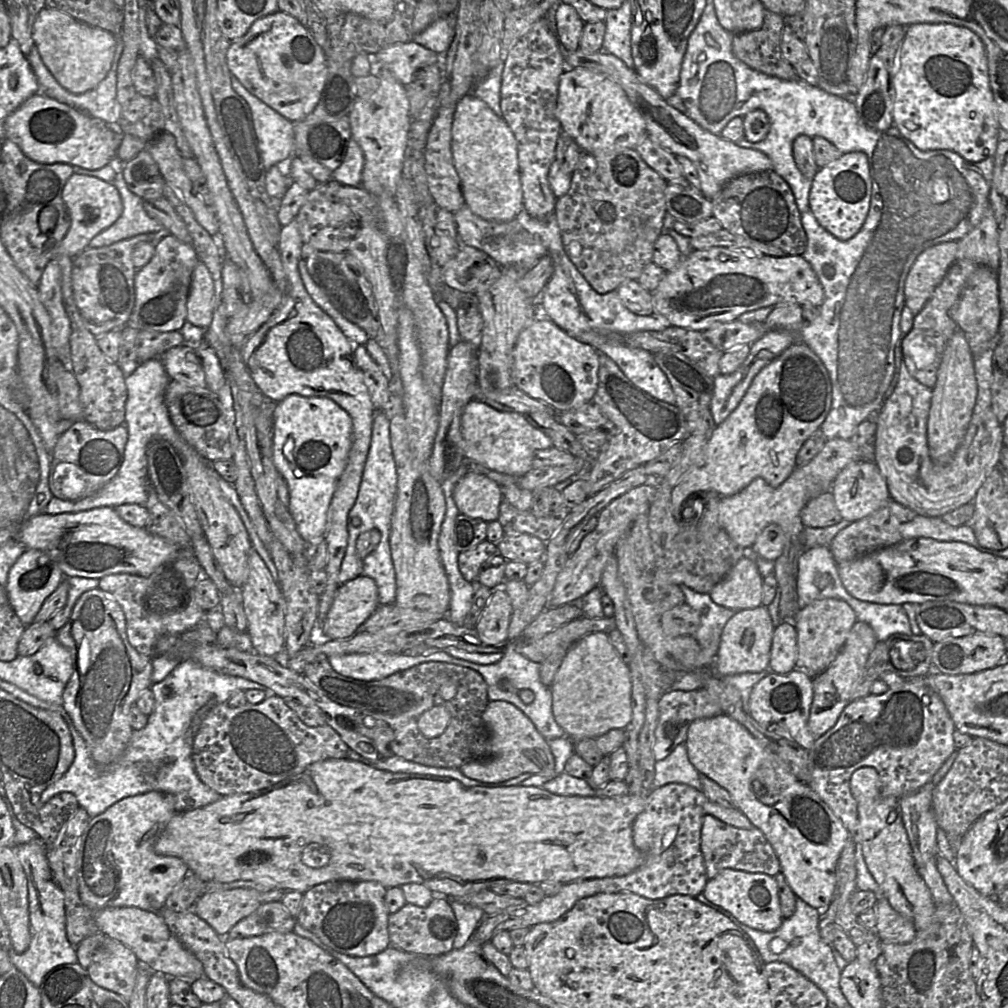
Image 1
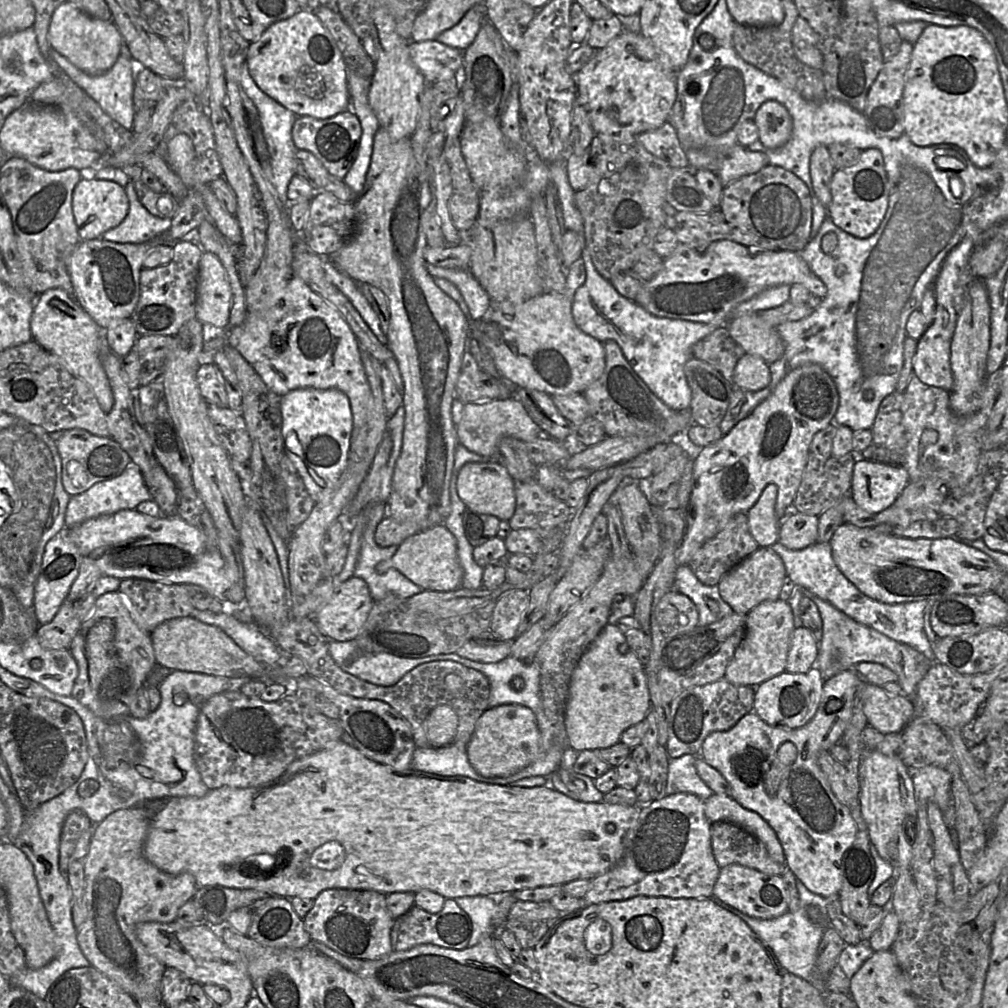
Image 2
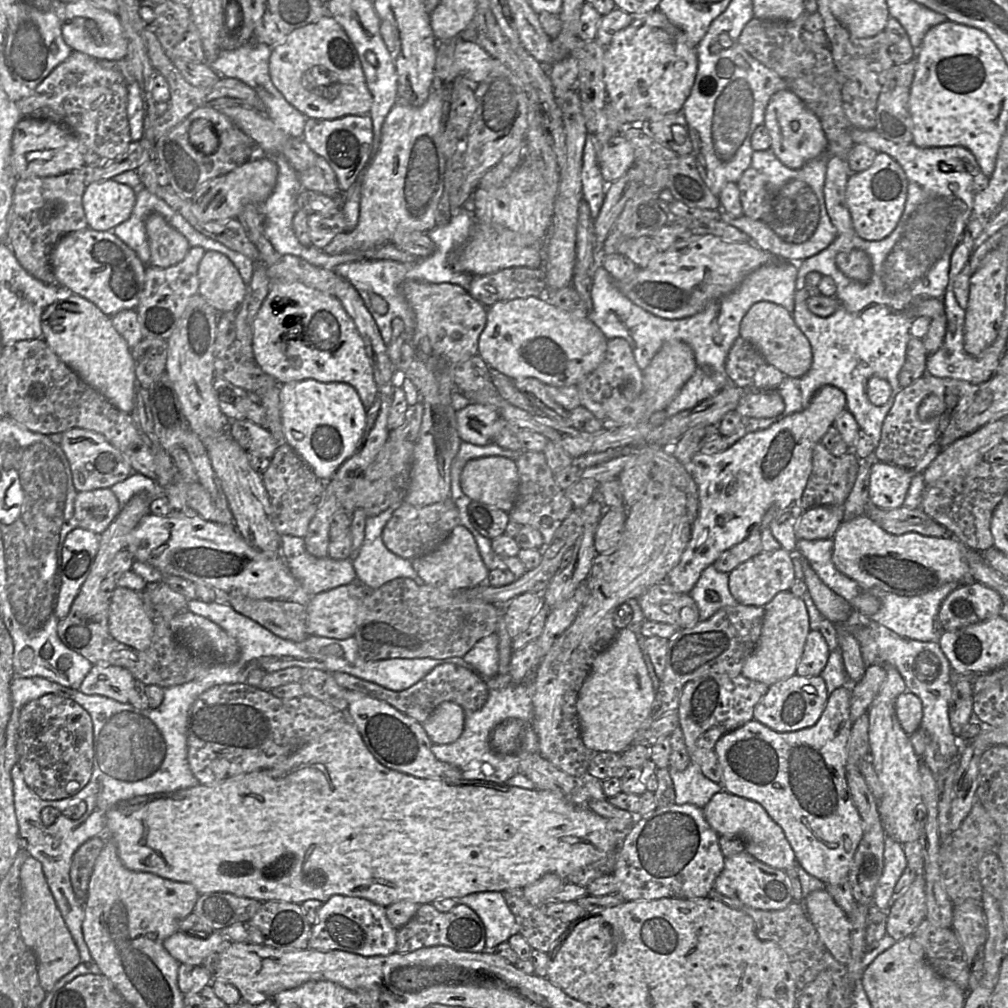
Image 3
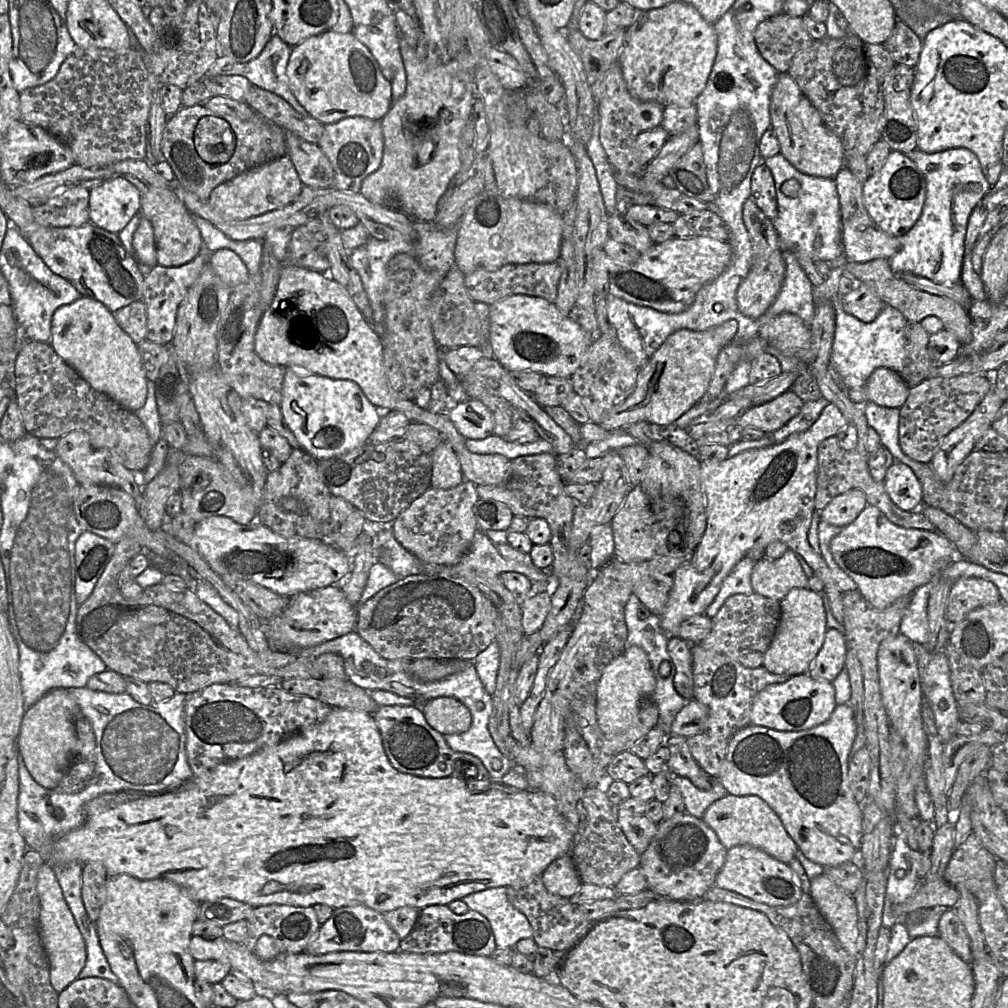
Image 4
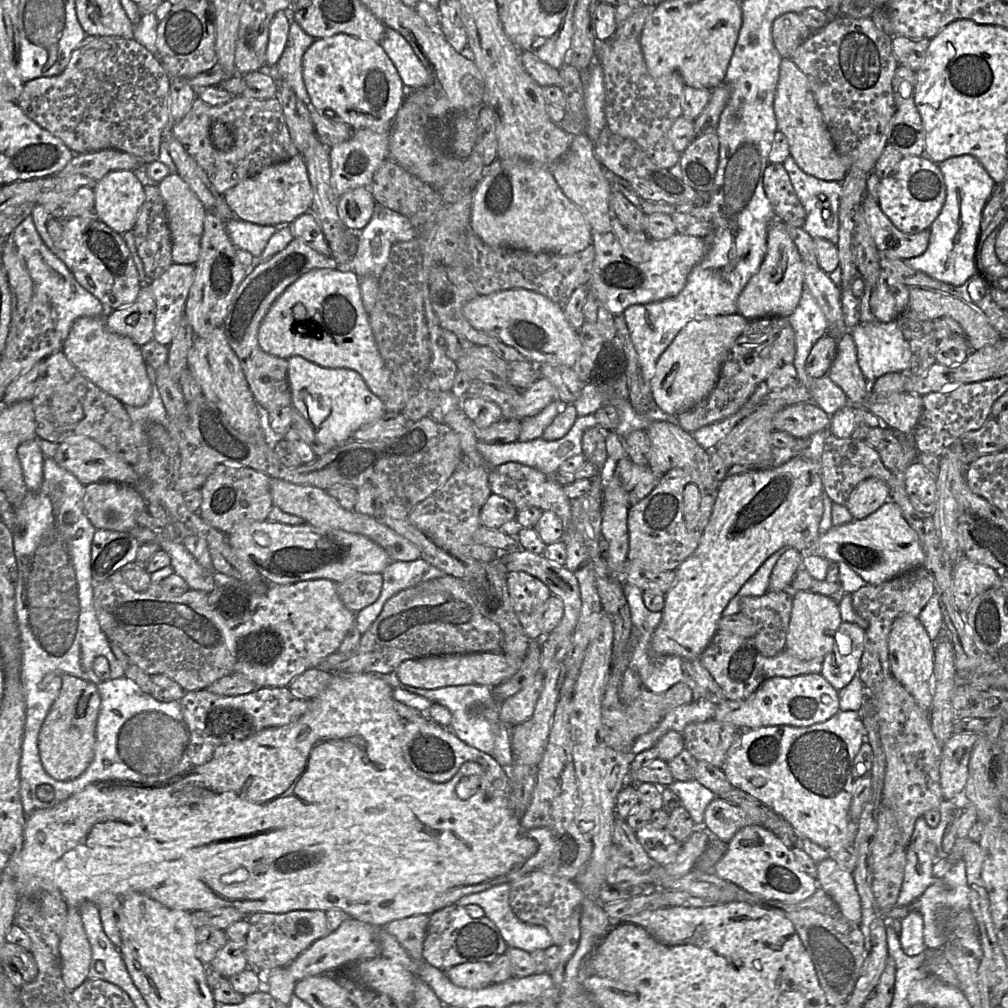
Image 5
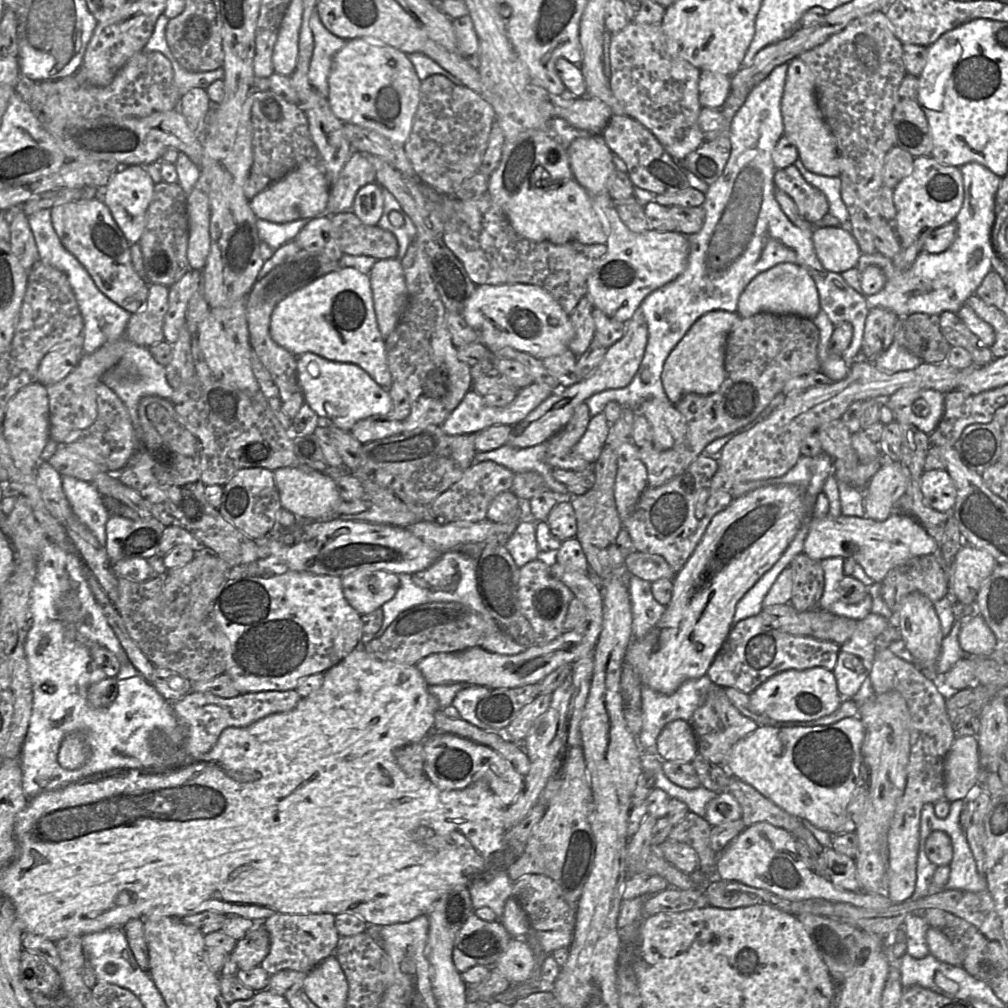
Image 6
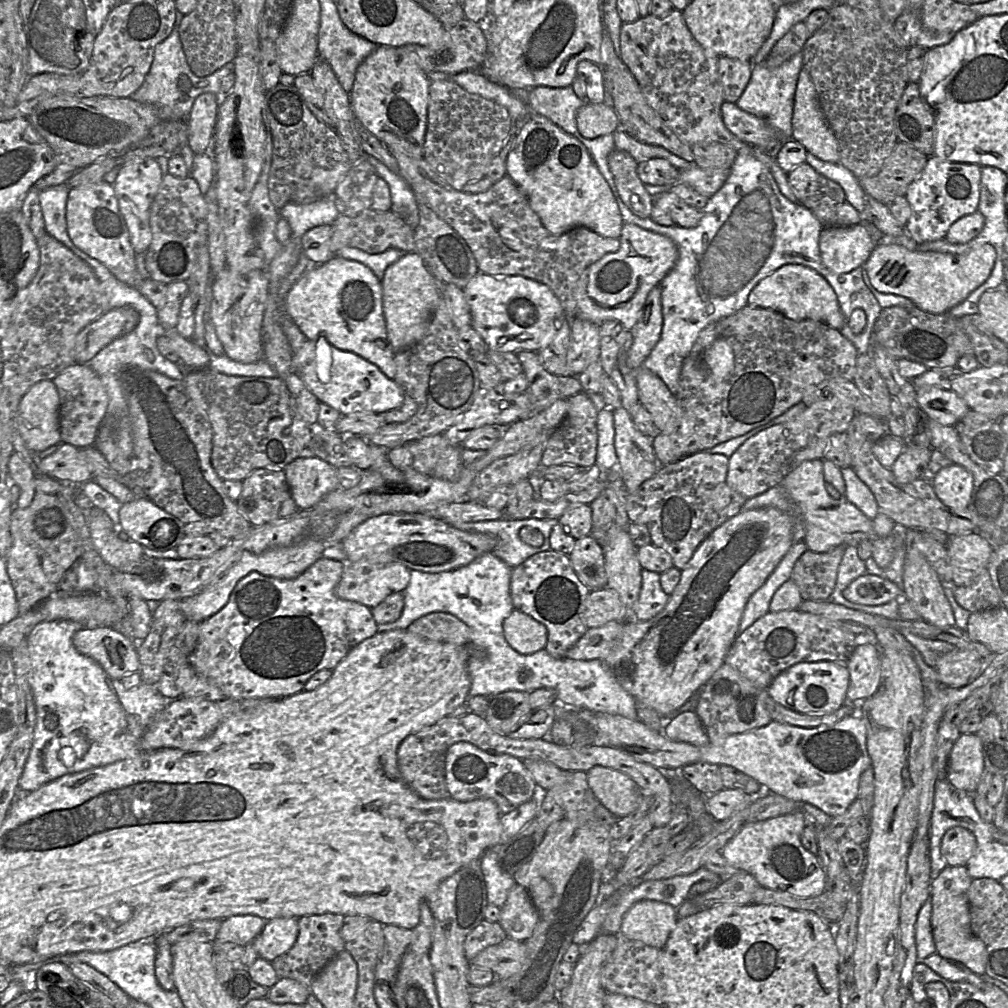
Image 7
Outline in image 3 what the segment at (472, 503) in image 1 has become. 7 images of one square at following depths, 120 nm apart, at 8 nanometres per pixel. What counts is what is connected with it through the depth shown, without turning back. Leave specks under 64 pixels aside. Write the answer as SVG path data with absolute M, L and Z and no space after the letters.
M503 456L471 459L461 471L460 483L471 500L509 512L517 497L517 466L513 459Z

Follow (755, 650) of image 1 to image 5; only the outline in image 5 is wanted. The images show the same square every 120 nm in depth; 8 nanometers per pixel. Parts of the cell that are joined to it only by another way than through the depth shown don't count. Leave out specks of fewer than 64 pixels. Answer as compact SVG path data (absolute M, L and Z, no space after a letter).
M800 591L792 597L792 611L784 650L803 660L825 657L832 651L835 634L843 623L838 603L831 596Z

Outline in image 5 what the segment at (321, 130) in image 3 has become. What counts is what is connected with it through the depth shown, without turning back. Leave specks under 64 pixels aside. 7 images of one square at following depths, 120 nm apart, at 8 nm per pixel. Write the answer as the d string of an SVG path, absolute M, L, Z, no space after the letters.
M367 128L354 129L348 140L330 147L331 185L336 198L359 187L370 187L375 171L388 156L388 136Z

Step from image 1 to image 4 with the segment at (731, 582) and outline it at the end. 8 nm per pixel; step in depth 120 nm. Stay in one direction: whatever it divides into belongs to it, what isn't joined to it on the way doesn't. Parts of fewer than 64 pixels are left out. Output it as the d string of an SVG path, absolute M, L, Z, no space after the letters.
M788 550L778 559L764 556L756 561L751 585L755 594L780 601L792 589L808 589L809 582L797 555Z

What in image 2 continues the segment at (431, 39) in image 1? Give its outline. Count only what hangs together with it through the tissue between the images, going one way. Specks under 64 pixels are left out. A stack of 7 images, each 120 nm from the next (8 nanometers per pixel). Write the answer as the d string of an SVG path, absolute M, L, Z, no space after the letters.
M473 7L455 26L442 32L435 40L464 52L475 40L482 23L480 9Z

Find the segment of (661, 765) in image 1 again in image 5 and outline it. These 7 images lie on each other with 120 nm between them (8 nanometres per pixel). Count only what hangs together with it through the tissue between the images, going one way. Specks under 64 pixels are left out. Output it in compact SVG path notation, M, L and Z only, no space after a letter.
M696 780L674 781L670 785L657 784L659 788L668 787L681 800L681 804L689 811L698 826L704 826L705 810L717 796Z

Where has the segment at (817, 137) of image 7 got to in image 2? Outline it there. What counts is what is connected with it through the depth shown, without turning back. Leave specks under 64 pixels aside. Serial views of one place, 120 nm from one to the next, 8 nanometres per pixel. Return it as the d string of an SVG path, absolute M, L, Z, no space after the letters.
M776 101L763 103L753 122L758 128L758 141L770 150L783 147L791 137L791 116L787 109Z

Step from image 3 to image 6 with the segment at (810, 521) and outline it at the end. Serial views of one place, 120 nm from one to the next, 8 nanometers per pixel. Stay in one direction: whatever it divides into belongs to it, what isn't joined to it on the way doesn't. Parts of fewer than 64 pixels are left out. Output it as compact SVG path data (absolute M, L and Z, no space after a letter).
M886 461L863 490L865 517L886 520L907 486L907 469L900 461Z

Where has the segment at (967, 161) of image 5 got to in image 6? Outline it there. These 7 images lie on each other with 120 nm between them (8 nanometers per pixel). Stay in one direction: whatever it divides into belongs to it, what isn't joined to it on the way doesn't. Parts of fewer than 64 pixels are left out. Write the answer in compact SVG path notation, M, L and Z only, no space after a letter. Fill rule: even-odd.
M976 162L966 163L959 168L963 178L964 199L954 219L957 225L955 239L945 251L920 252L907 271L896 270L892 261L879 253L861 254L855 267L860 271L860 277L867 266L880 267L887 276L883 290L913 291L913 293L920 293L920 296L929 296L931 309L936 309L937 315L946 311L957 313L966 301L975 295L986 275L992 271L992 258L996 256L1000 263L1000 256L993 248L991 231L996 216L995 195L1002 178ZM976 249L982 250L983 253L982 259L977 264L972 256Z

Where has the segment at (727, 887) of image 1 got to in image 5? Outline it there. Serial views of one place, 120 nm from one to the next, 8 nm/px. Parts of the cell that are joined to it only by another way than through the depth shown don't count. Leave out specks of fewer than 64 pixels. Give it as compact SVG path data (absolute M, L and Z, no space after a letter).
M748 825L728 843L723 857L711 870L717 877L746 892L767 900L798 904L819 888L817 879L807 875L796 861L792 848L761 825Z

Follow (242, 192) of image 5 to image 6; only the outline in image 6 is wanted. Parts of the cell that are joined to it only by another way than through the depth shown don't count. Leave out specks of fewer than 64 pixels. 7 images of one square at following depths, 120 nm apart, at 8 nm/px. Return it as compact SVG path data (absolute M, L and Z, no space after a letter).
M303 164L272 183L250 199L249 204L258 219L286 223L299 219L322 216L327 208L329 185L322 171L310 164Z

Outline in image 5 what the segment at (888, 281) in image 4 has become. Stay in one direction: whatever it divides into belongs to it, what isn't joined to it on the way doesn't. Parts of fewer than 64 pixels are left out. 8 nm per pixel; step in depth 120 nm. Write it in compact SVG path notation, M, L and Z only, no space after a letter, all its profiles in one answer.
M910 287L907 312L918 320L933 321L936 318L952 318L962 327L963 335L966 338L970 351L977 351L986 346L993 345L1002 337L978 308L946 293L920 287Z

